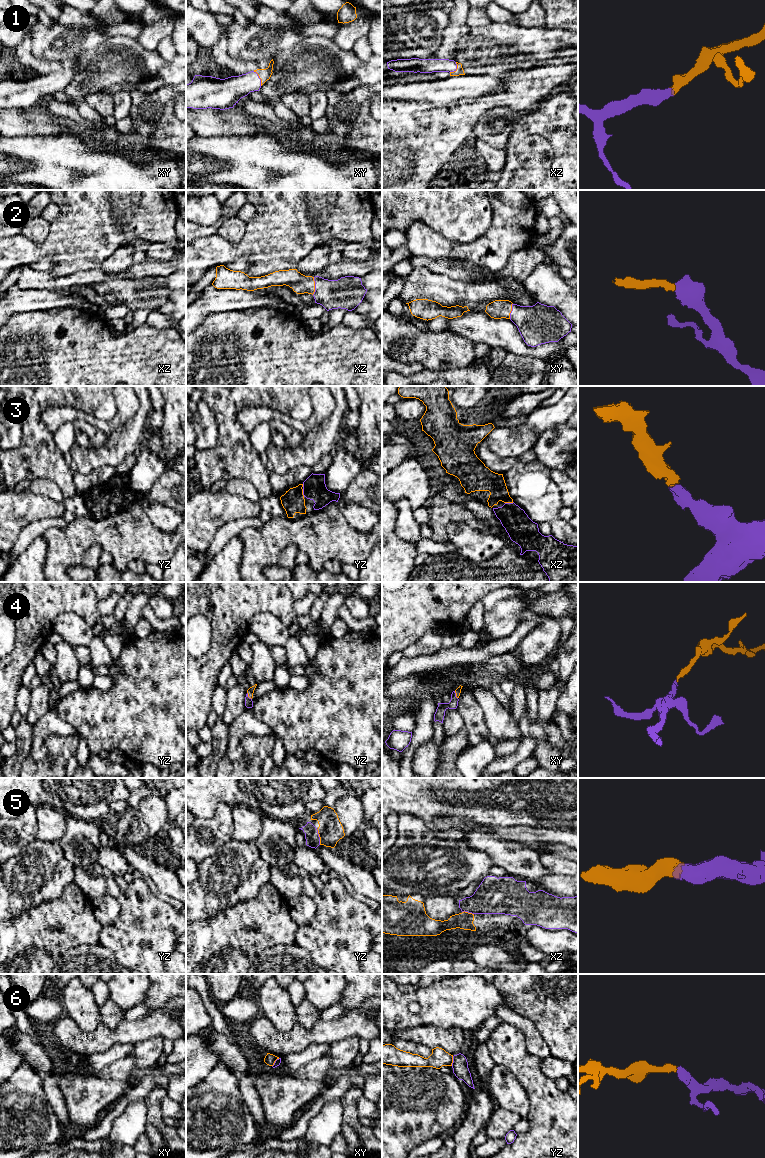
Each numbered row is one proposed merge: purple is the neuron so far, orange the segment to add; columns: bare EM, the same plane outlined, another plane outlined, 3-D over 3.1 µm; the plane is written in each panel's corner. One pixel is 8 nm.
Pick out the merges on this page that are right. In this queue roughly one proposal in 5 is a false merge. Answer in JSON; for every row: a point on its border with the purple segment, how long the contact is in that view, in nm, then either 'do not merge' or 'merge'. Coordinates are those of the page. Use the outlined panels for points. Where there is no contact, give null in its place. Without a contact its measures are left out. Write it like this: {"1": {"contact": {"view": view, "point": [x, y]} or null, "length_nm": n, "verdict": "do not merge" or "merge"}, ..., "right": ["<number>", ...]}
{"1": {"contact": {"view": "xy", "point": [259, 78]}, "length_nm": 140, "verdict": "merge"}, "2": {"contact": {"view": "xz", "point": [315, 286]}, "length_nm": 140, "verdict": "merge"}, "3": {"contact": {"view": "xz", "point": [509, 503]}, "length_nm": 70, "verdict": "merge"}, "4": {"contact": {"view": "yz", "point": [247, 696]}, "length_nm": 70, "verdict": "merge"}, "5": {"contact": {"view": "yz", "point": [319, 837]}, "length_nm": 130, "verdict": "merge"}, "6": {"contact": {"view": "yz", "point": [453, 1061]}, "length_nm": 80, "verdict": "merge"}, "right": ["1", "2", "3", "4", "5", "6"]}

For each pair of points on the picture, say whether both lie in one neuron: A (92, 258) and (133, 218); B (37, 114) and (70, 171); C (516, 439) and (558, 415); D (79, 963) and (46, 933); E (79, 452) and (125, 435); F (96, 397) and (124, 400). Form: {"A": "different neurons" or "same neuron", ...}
{"A": "same neuron", "B": "different neurons", "C": "same neuron", "D": "different neurons", "E": "same neuron", "F": "different neurons"}

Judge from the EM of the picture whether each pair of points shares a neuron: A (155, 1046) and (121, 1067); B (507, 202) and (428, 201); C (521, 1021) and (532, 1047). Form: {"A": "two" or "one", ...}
{"A": "two", "B": "two", "C": "one"}

